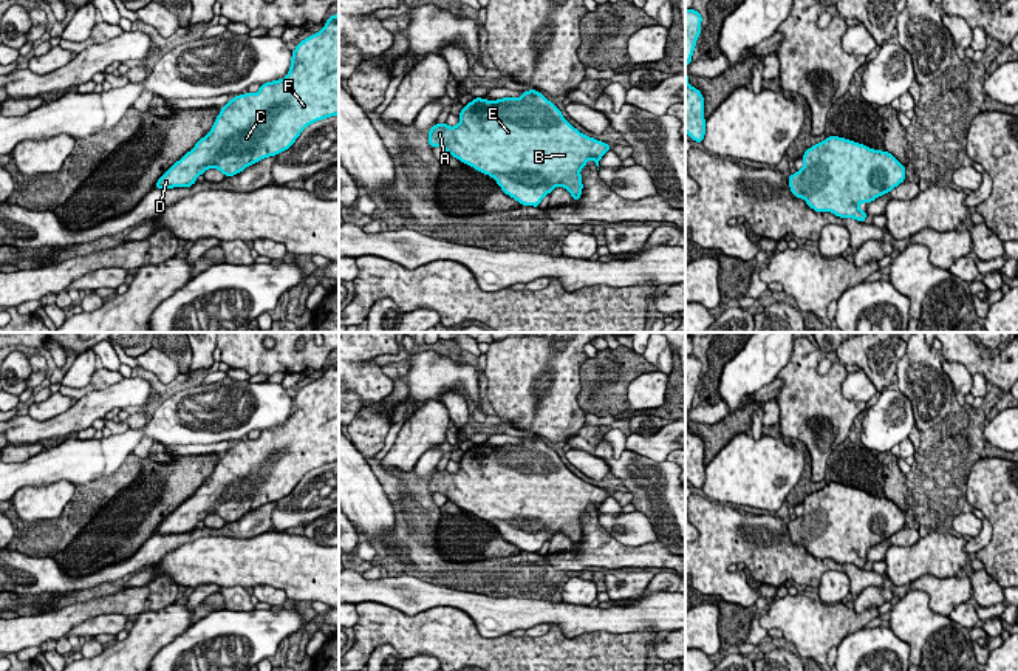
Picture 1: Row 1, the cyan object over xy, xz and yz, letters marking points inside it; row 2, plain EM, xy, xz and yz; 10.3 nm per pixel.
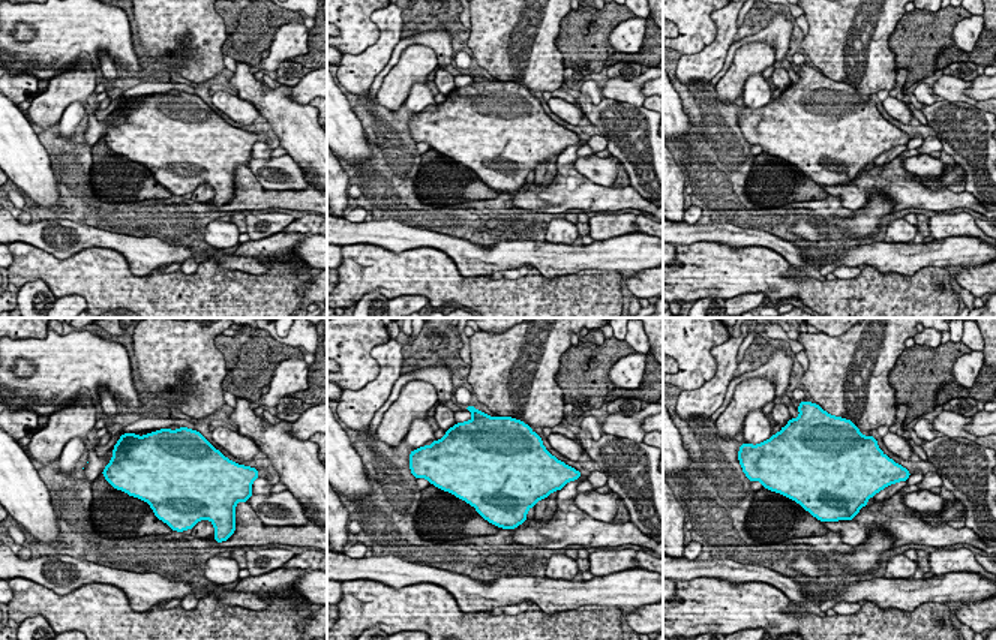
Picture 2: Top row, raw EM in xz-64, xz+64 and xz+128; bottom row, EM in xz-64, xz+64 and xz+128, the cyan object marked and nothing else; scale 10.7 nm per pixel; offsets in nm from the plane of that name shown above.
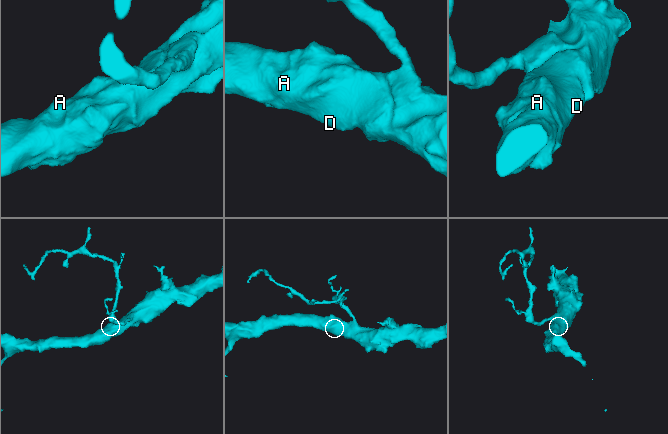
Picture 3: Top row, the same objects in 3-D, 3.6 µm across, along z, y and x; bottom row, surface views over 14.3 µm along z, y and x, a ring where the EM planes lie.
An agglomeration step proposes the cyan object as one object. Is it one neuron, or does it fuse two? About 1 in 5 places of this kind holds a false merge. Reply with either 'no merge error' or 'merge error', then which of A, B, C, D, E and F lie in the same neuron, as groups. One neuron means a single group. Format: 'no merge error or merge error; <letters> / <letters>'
no merge error; A B C D E F

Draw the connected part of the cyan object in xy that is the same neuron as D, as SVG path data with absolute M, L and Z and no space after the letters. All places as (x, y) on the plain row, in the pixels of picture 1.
M339 360L330 362L322 377L299 388L285 425L260 431L255 441L231 445L220 458L207 482L175 509L155 535L190 533L207 515L234 523L248 512L288 496L313 468L339 461Z

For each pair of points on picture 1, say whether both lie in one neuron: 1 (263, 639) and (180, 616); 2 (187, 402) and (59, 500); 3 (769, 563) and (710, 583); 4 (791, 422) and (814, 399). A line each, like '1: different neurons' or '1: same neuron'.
1: different neurons
2: different neurons
3: same neuron
4: same neuron

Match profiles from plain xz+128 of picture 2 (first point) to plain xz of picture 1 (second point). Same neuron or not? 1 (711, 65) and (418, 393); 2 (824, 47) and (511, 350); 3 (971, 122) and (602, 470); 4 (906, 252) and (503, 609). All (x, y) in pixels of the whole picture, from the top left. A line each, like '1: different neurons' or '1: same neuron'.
1: different neurons
2: same neuron
3: different neurons
4: same neuron

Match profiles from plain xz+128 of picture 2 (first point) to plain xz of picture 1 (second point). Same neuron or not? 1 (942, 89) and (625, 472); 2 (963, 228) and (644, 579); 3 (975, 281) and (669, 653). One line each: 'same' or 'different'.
1: different
2: same
3: same

